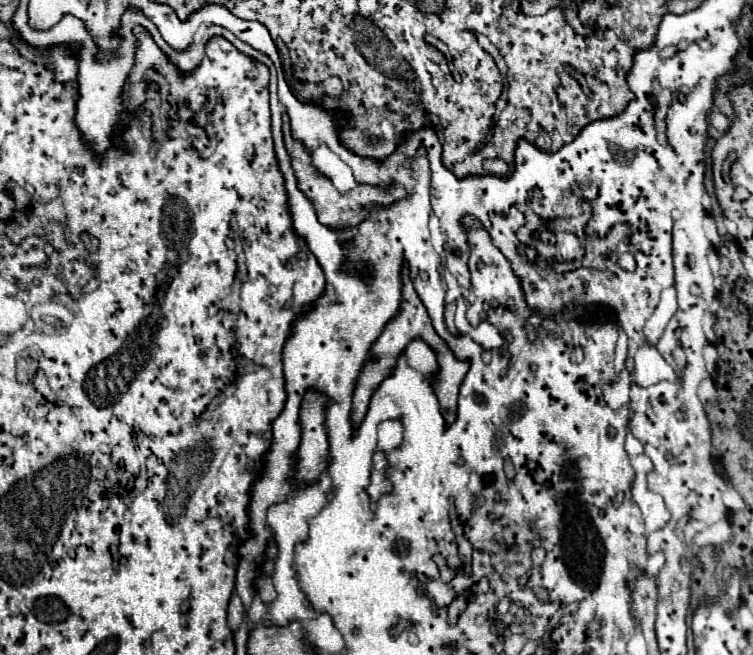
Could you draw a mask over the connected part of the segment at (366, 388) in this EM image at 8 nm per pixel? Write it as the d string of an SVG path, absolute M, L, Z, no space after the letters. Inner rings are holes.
M407 263L401 265L401 311L385 325L385 331L379 335L376 342L371 348L371 360L367 361L361 369L361 375L357 377L357 383L355 383L355 389L353 389L353 403L351 403L351 423L353 427L359 427L361 421L365 419L365 413L369 409L369 401L371 401L371 395L373 391L377 391L377 387L381 385L383 379L387 379L393 369L395 369L395 363L399 359L399 355L405 350L405 348L413 341L413 339L423 339L431 349L435 347L435 343L439 343L439 335L435 333L431 321L429 321L429 315L427 315L427 309L425 305L421 303L419 295L415 293L413 285L411 285L411 279L409 279L409 269L407 269Z

